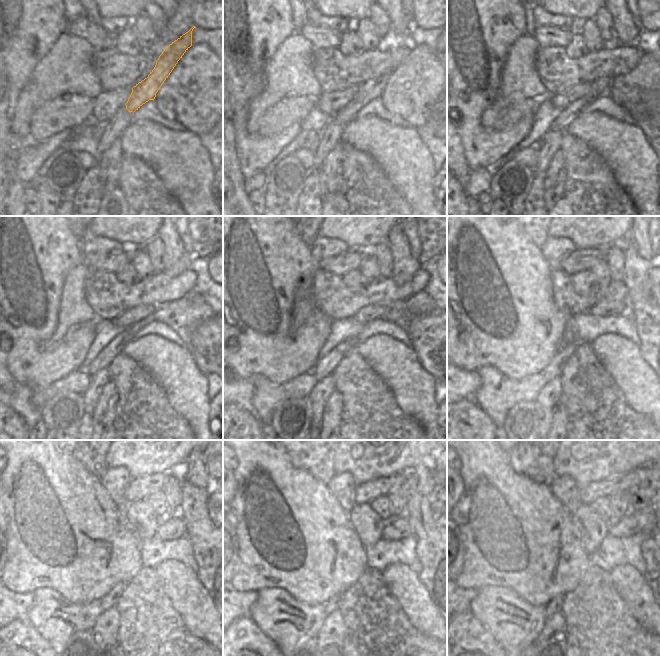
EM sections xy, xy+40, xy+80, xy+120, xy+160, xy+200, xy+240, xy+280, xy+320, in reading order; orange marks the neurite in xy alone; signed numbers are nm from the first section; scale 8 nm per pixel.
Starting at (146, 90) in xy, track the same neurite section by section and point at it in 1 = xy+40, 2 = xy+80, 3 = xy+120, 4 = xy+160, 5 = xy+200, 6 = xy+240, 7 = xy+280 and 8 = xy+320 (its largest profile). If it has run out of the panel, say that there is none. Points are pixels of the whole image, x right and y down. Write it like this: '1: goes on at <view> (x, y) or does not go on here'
1: goes on at xy+40 (372, 88)
2: goes on at xy+80 (600, 86)
3: goes on at xy+120 (114, 347)
4: goes on at xy+160 (325, 366)
5: goes on at xy+200 (554, 368)
6: goes on at xy+240 (110, 600)
7: goes on at xy+280 (332, 604)
8: goes on at xy+320 (555, 605)

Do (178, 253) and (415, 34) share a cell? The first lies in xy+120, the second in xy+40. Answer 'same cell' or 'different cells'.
different cells

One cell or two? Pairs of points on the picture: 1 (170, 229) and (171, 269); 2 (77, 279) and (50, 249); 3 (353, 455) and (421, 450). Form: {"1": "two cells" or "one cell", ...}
{"1": "one cell", "2": "two cells", "3": "one cell"}

